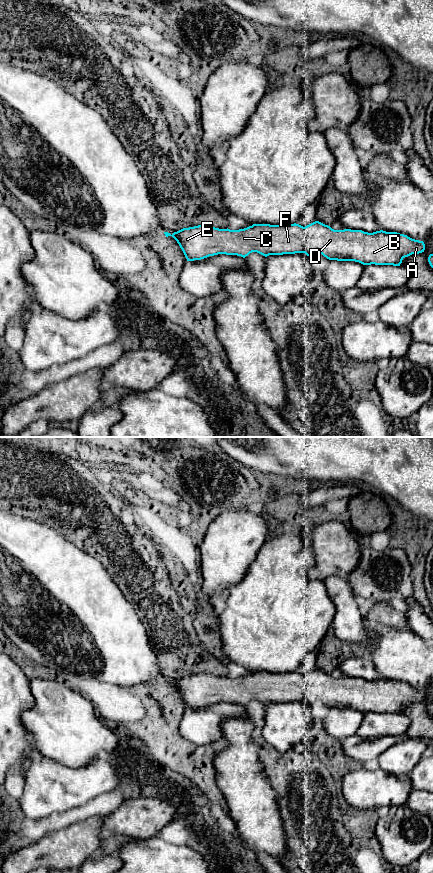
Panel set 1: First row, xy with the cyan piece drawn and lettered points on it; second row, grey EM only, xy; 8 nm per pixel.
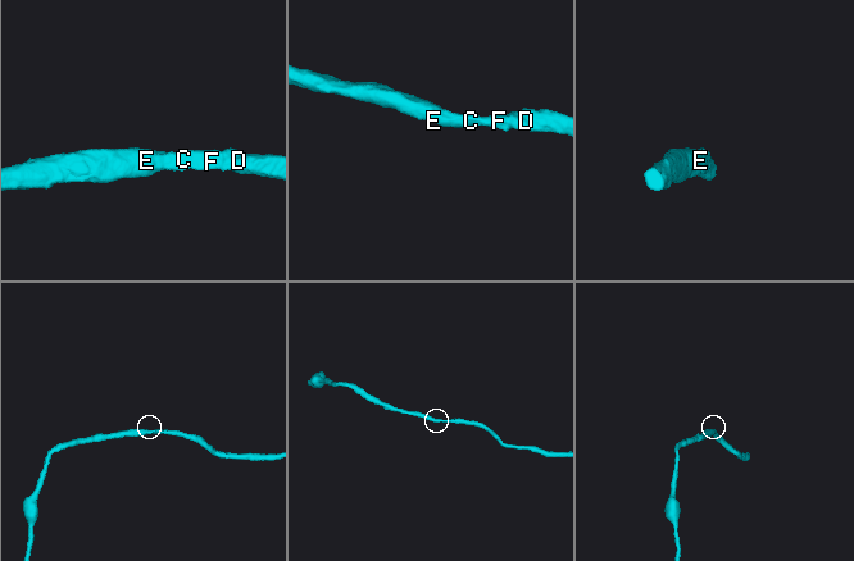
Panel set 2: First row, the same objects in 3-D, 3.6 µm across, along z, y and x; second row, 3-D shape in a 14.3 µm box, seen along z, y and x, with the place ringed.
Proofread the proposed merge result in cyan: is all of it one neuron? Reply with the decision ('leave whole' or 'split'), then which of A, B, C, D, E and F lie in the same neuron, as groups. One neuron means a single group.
leave whole; groups A B C D E F

